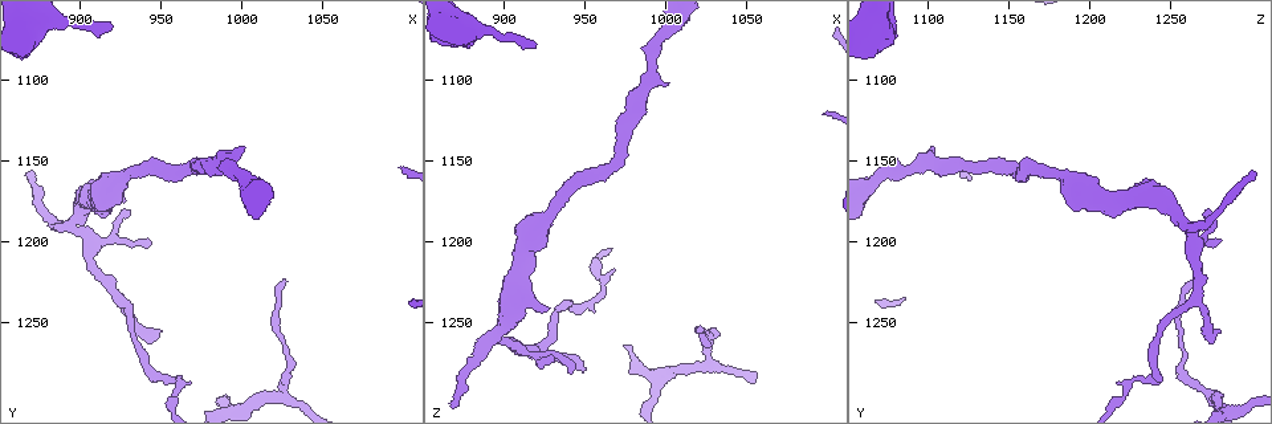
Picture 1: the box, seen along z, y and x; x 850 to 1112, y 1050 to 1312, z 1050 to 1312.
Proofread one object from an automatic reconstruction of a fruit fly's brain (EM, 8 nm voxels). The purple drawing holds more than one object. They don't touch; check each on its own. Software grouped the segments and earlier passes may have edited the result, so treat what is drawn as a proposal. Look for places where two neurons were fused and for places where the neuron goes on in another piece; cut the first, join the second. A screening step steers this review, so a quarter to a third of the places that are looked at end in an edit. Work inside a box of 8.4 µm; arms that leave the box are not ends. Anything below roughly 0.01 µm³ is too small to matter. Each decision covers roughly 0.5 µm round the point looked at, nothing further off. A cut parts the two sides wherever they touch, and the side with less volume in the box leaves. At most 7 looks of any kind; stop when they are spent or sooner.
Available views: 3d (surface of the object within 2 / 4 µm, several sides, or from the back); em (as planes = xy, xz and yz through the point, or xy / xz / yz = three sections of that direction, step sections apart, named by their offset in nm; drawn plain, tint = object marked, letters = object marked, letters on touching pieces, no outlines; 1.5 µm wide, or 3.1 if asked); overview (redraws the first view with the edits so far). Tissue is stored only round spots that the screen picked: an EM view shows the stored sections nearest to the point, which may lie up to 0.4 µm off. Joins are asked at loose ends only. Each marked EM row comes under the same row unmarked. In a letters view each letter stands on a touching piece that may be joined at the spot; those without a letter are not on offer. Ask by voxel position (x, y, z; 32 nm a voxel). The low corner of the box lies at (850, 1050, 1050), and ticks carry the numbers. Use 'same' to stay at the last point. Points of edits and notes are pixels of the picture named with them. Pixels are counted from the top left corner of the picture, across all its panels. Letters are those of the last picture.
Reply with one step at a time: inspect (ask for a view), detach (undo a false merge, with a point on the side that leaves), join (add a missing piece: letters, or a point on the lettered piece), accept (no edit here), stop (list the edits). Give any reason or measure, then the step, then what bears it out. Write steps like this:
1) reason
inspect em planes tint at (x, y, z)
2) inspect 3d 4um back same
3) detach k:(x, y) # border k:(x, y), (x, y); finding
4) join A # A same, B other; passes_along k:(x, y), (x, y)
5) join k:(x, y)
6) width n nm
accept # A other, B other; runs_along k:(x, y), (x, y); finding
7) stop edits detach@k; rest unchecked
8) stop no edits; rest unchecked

branch stops here
inspect em planes letters at (946, 1256, 1282)

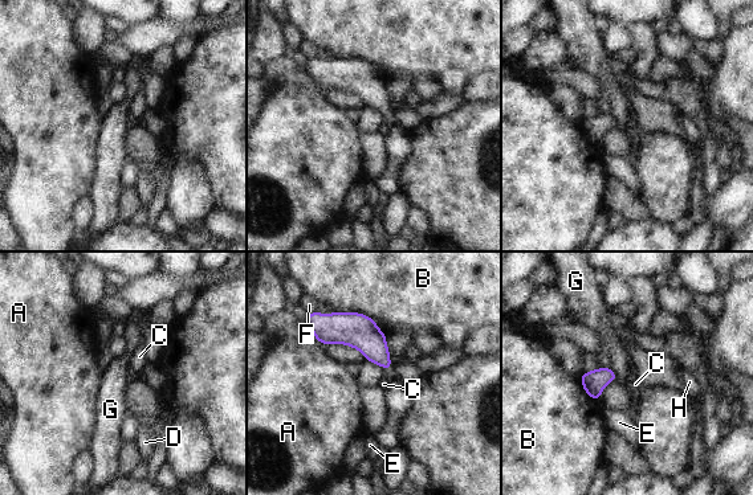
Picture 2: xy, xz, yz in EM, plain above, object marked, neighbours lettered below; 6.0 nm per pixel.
width 110 nm
accept # A other, B other, C other, D other, E other, F other, G other, H other; border 2:(366, 360), (379, 364), (387, 372); no lettered piece goes on from it

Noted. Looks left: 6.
tapers out
inspect em planes tint at (1026, 1224, 1264)

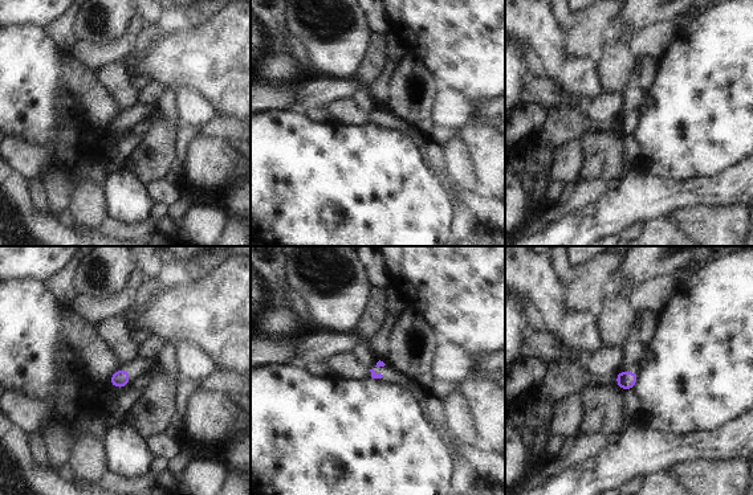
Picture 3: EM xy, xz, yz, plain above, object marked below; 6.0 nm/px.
see the neighbours
inspect em planes letters same

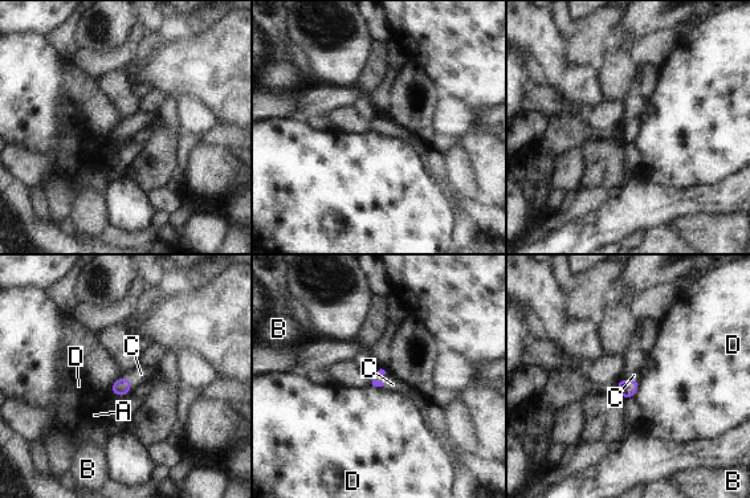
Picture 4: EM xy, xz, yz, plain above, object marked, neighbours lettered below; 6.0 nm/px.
join C # A other, B other, C same, D other; passes_along 4:(121, 387), (131, 382), (141, 374); it goes on there

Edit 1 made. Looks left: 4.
free end
inspect em planes letters at (930, 1182, 1276)

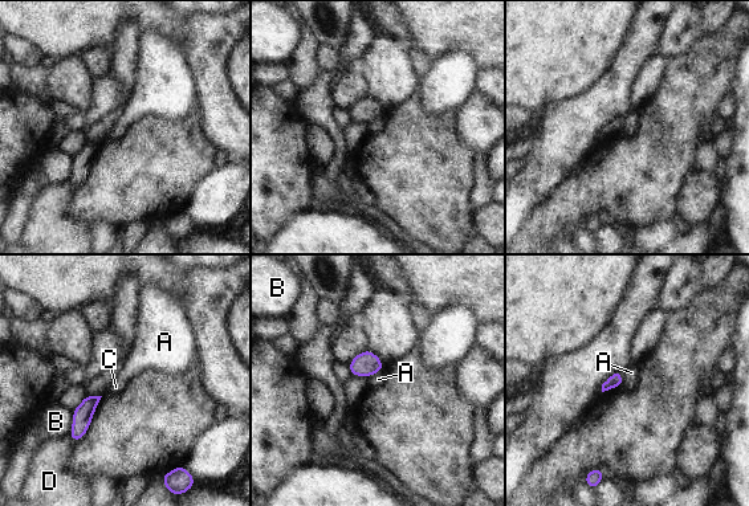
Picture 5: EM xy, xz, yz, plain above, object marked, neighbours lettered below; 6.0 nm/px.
width 90 nm
accept # A other, B other, C other, D other; border 5:(379, 371), (371, 376); none of them fits

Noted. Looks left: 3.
stop edits join@4; rest unchecked

